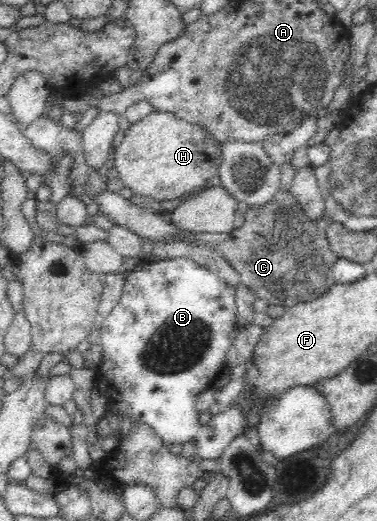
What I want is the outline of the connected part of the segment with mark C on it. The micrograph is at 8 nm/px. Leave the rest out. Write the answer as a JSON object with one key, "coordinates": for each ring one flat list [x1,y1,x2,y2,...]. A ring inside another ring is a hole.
{"coordinates":[[280,187,277,194,271,200,267,200,265,204,250,206,245,212,243,224,239,228,221,234,215,232,190,233,189,231,183,231,183,234,180,234,181,230,176,227,173,238,216,252,217,255,227,260,231,268,239,275,240,284,251,289,256,297,265,299,268,304,283,305,286,308,301,302,315,300,332,285,331,269,334,261,338,259,338,256,331,250,326,237,327,227,332,222,333,220,330,220,324,212,319,220,308,218,306,212,302,212,302,207,293,193]]}

